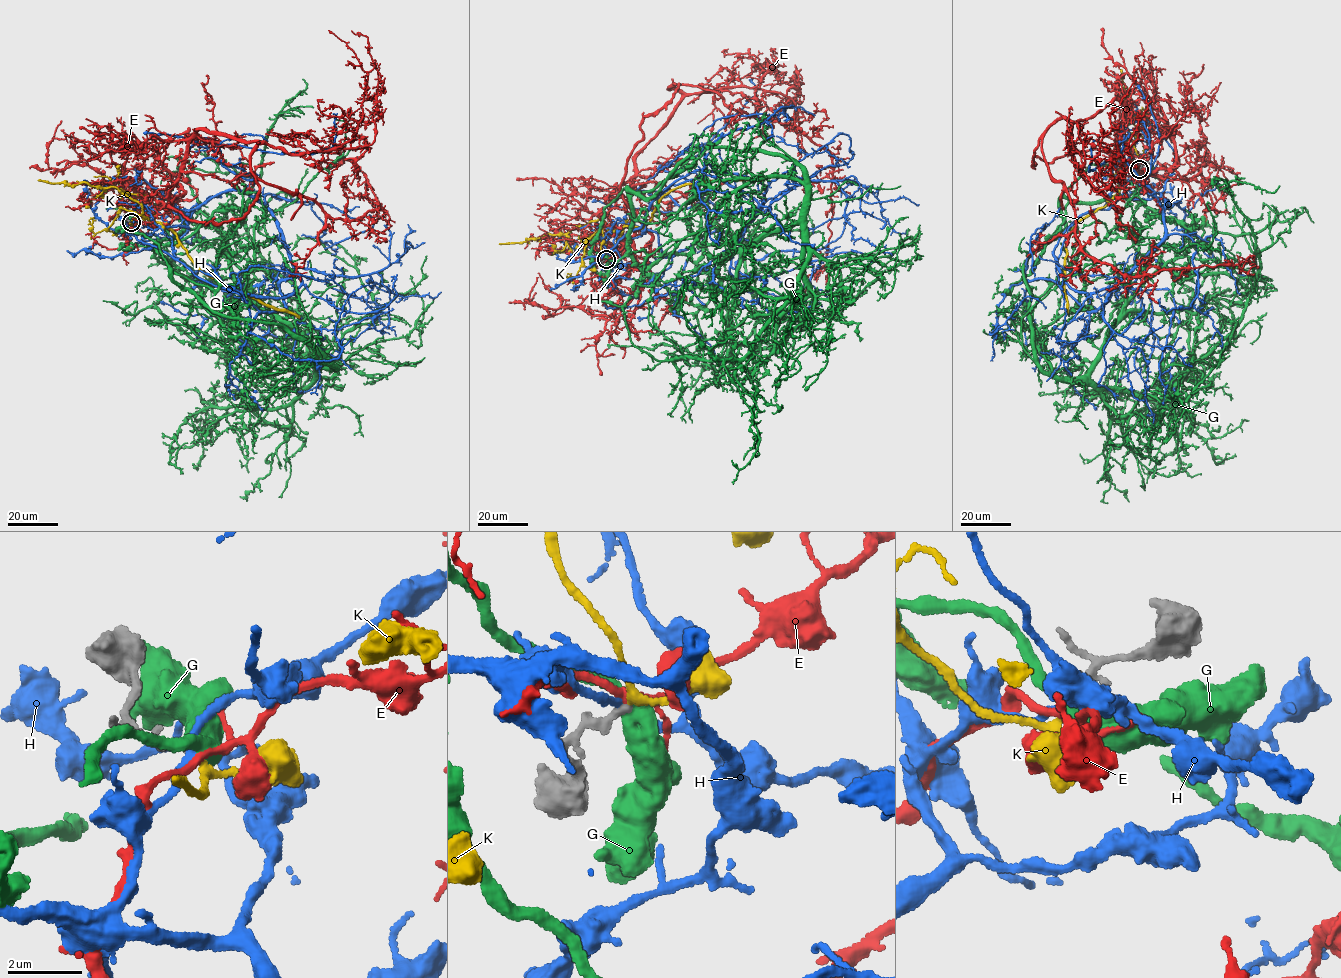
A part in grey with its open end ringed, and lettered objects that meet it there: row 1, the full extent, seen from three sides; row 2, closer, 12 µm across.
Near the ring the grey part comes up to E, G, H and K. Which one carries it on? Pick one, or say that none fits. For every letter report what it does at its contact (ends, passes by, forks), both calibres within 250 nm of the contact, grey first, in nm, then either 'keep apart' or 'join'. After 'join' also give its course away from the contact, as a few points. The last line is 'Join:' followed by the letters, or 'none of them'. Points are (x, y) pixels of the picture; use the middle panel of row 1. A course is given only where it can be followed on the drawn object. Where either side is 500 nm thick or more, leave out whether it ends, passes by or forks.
E: it forks; calibres 200 and 160 nm; keep apart
G: calibres 200 and 500 nm; keep apart
H: it passes by; calibres 240 and 200 nm; keep apart
K: it passes by; calibres 190 and 190 nm; join; course (605, 259), (600, 247), (605, 227), (615, 230), (643, 227), (662, 196), (673, 190), (727, 179), (764, 181)
Join: K

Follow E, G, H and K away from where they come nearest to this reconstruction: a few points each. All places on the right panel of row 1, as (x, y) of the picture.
E: (1139, 169), (1122, 157), (1118, 100), (1056, 121), (1041, 144), (1087, 254), (1132, 277), (1240, 271), (1244, 259)
G: (1140, 169), (1088, 166), (1023, 270), (1043, 370), (1157, 397), (1254, 289), (1226, 184), (1279, 185)
H: (1140, 168), (1058, 240), (1070, 288), (1115, 287), (1165, 232), (1121, 128), (1122, 149), (1090, 171), (1094, 140)
K: (1139, 169), (1117, 155), (1121, 165), (1116, 194), (1104, 207), (1078, 221), (1071, 232), (1063, 281), (1068, 313)

